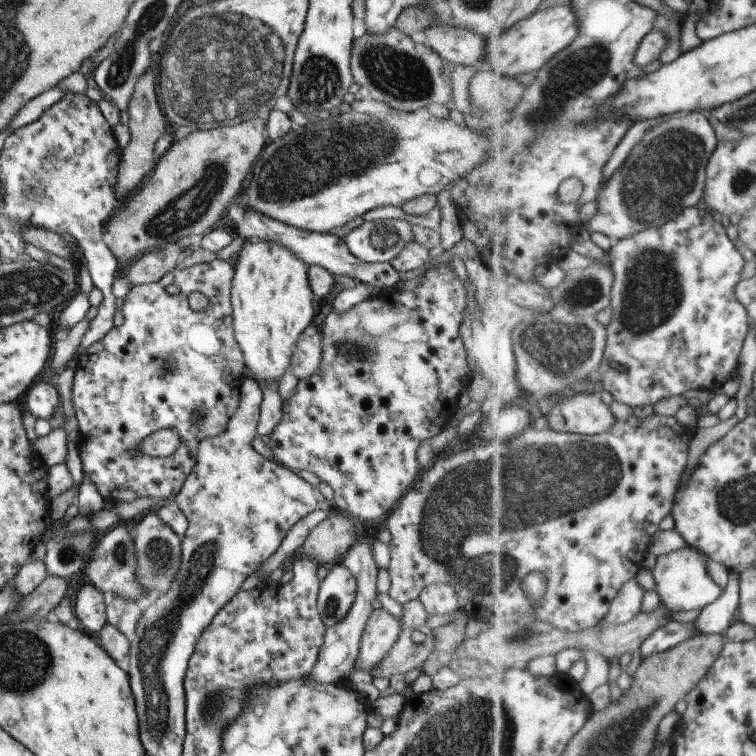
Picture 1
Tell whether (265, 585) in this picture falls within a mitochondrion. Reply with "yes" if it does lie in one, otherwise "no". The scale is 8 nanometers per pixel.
no

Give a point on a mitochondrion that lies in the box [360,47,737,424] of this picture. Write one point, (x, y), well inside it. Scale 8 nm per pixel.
(661, 177)

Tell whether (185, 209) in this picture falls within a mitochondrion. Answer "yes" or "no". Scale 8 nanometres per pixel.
yes

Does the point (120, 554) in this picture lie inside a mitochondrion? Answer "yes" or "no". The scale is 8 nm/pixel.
yes

